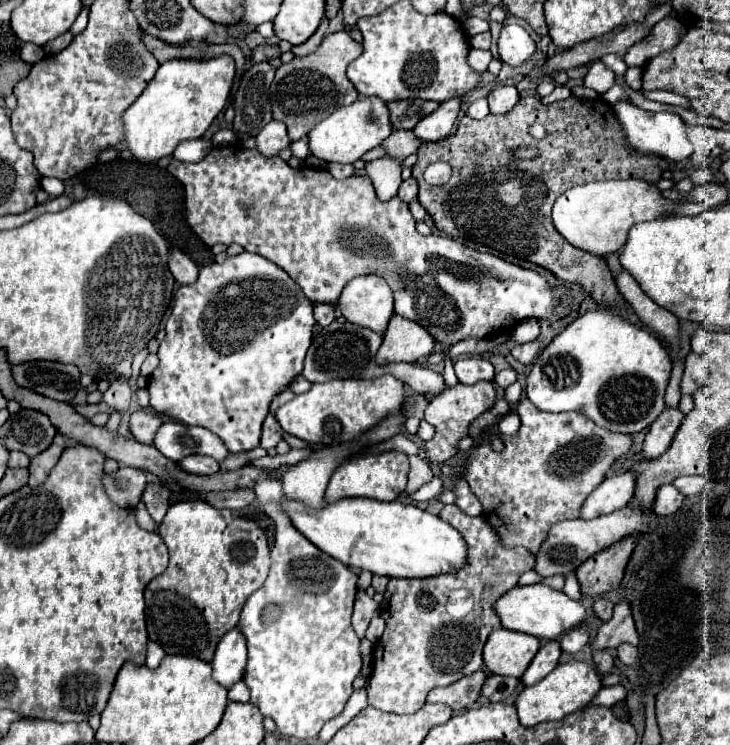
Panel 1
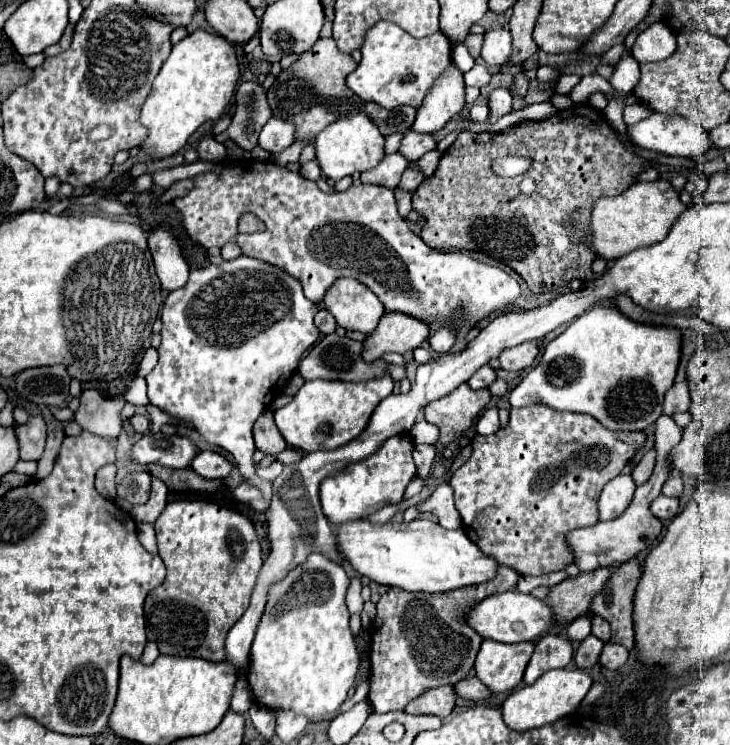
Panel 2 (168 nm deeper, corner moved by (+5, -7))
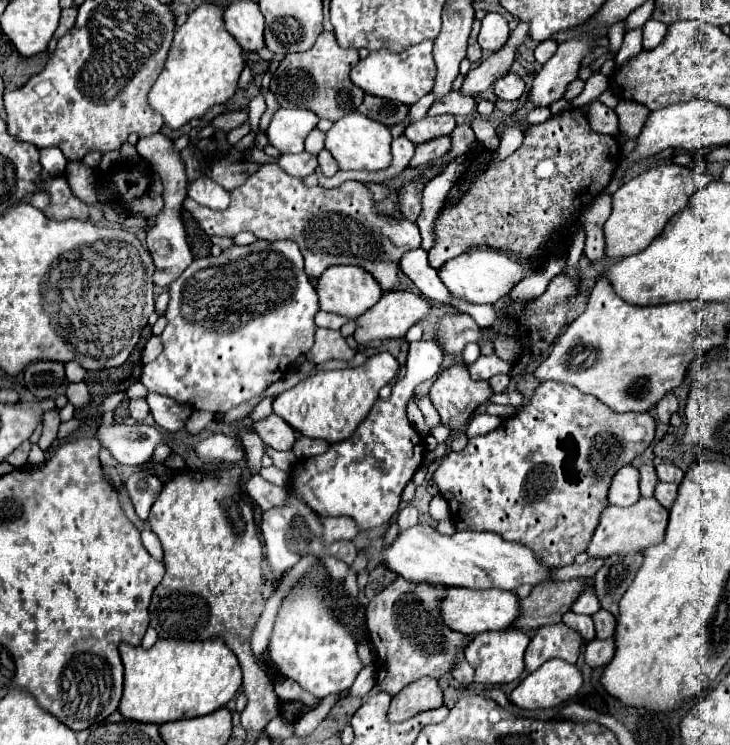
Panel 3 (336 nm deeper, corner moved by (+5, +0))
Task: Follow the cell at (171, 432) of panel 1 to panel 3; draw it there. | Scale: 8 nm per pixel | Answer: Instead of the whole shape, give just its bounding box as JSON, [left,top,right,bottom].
[95,424,167,464]

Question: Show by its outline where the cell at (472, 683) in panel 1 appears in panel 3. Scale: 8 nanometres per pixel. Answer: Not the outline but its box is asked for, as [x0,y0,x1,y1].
[387,678,443,722]

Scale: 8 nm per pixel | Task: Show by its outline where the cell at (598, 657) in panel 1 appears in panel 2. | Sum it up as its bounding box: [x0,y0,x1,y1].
[573,635,605,669]

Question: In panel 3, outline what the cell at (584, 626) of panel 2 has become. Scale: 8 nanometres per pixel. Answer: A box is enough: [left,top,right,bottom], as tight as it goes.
[571,584,601,616]

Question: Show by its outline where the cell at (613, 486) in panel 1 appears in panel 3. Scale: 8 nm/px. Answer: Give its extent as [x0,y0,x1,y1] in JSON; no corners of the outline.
[609,464,641,506]

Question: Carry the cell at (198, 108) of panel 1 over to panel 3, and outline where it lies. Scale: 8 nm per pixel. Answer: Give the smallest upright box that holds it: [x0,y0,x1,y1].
[149,4,245,130]

